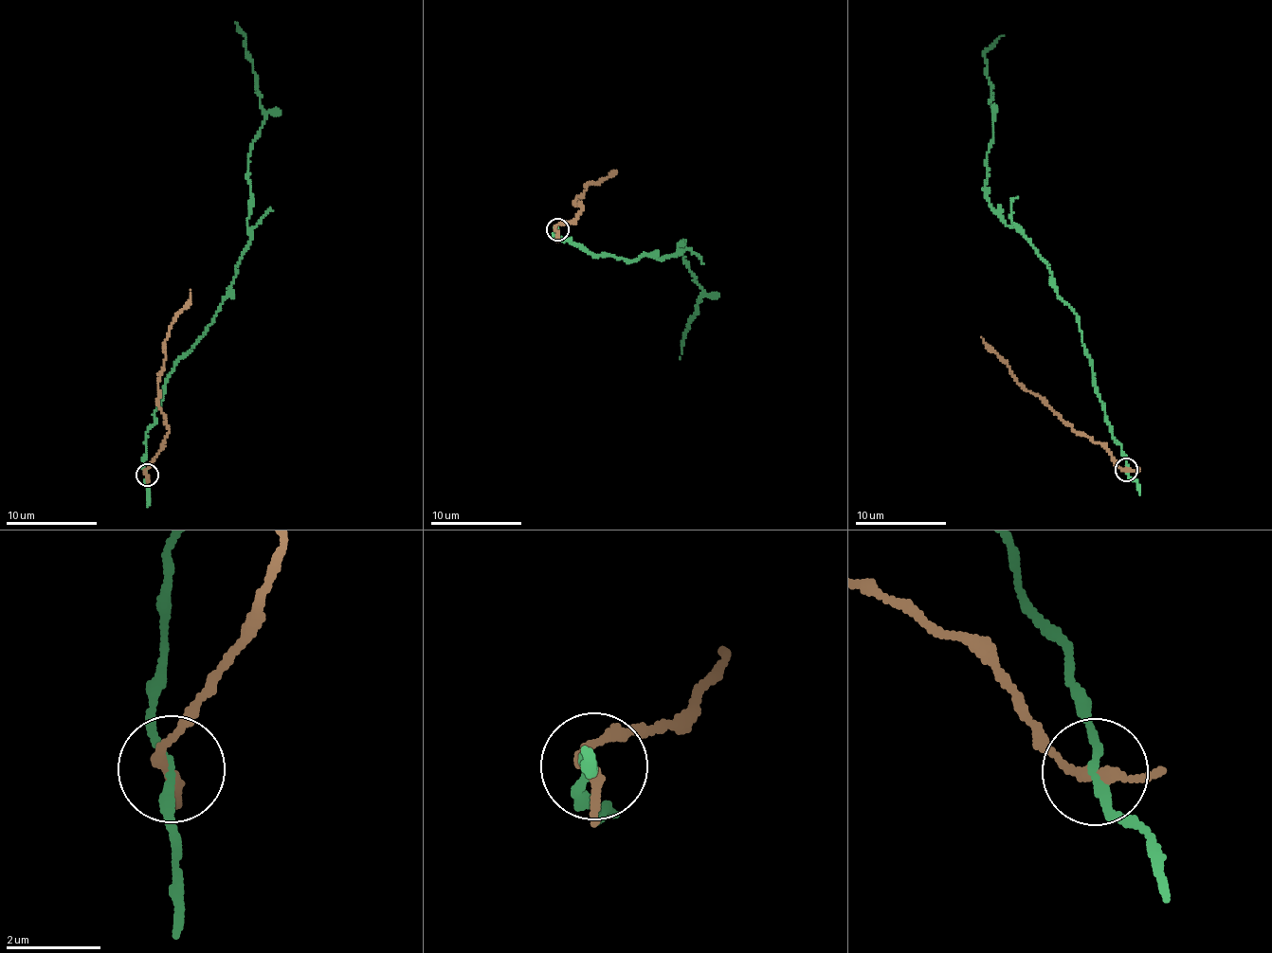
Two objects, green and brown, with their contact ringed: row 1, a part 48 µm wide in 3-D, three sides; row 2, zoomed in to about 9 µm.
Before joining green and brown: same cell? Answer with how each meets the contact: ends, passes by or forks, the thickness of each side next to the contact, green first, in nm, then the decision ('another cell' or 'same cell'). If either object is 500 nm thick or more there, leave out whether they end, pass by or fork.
green passes by; brown passes by; 170 nm thick on the green side, 200 nm on the other; same cell

